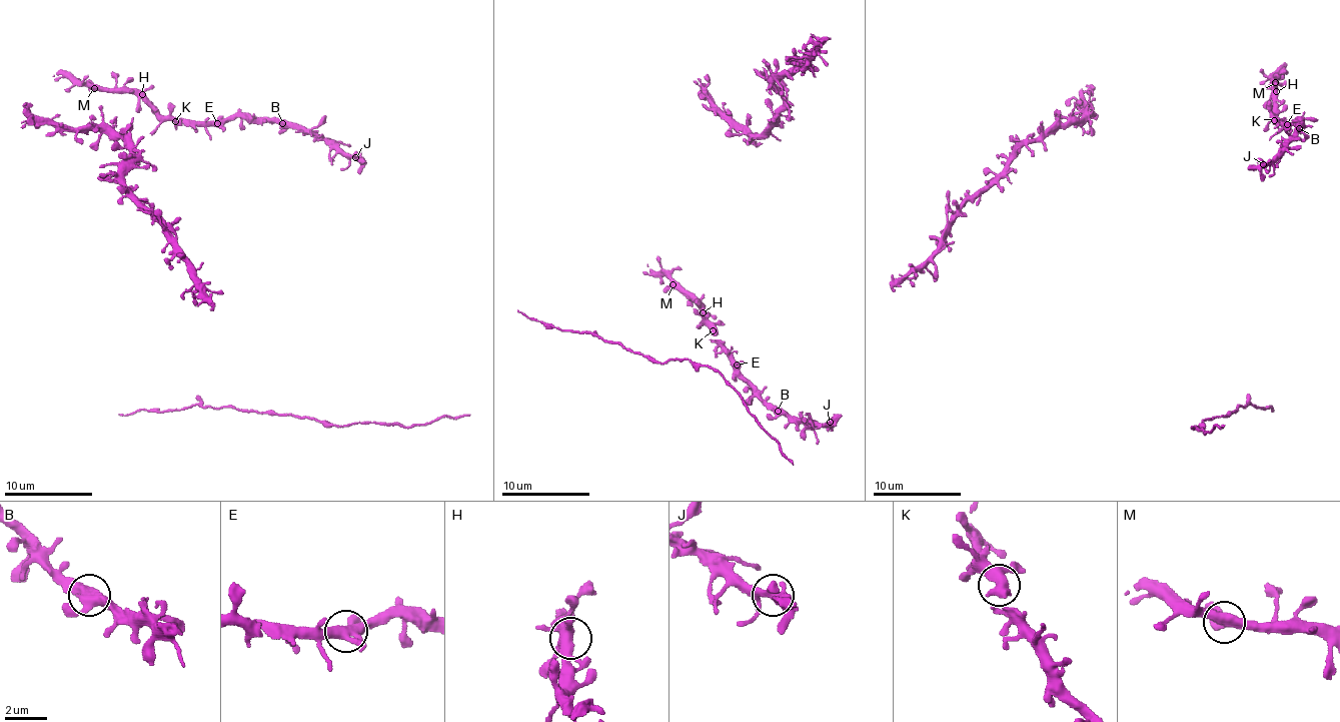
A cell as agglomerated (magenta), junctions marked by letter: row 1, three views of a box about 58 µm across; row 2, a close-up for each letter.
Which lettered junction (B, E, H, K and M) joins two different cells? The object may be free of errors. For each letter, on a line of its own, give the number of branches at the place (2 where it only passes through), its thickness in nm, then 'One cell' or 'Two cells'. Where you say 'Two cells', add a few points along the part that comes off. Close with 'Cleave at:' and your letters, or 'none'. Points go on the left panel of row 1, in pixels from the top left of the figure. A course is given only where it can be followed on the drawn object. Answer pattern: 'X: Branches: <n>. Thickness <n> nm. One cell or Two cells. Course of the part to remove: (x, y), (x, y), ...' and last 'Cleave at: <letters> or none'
B: Branches: 3. Thickness 440 nm. One cell
E: Branches: 3. Thickness 420 nm. One cell
H: Branches: 4. Thickness 440 nm. One cell
K: Branches: 3. Thickness 400 nm. One cell
M: Branches: 3. Thickness 420 nm. One cell
Cleave at: none

